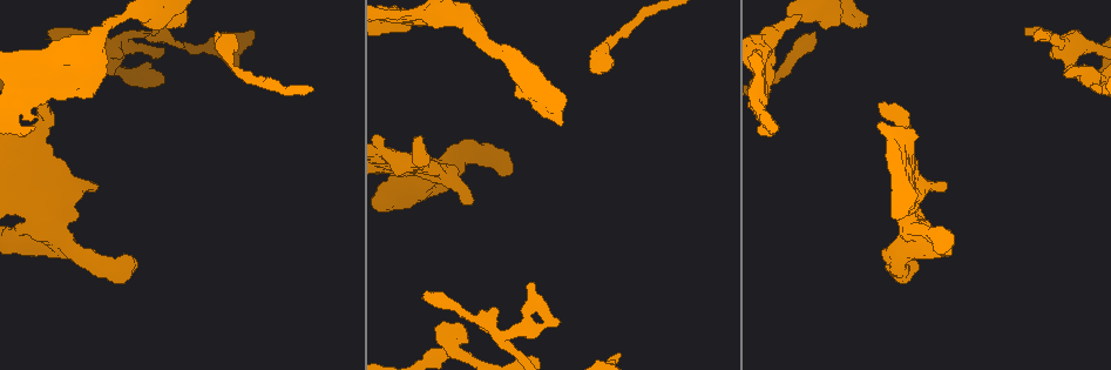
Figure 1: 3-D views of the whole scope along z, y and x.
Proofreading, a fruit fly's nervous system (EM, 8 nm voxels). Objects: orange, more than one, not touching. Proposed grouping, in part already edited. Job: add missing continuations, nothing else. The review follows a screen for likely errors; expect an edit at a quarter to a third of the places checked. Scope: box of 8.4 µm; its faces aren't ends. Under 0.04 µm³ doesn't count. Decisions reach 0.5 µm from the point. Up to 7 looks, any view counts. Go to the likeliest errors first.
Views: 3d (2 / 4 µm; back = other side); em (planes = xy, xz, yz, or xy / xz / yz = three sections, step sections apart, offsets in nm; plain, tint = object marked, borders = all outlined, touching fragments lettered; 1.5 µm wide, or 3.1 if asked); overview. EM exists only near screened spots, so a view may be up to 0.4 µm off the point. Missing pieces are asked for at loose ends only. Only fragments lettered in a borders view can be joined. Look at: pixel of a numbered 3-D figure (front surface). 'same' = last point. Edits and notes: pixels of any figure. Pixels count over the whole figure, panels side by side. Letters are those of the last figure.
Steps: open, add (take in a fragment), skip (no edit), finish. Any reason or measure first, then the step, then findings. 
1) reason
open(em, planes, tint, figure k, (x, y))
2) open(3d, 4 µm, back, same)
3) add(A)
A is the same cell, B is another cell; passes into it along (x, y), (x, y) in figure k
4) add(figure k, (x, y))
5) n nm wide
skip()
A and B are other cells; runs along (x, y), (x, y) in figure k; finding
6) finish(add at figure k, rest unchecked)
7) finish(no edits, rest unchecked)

free end
open(em, yz, step 8, tint, figure 1, (867, 23))

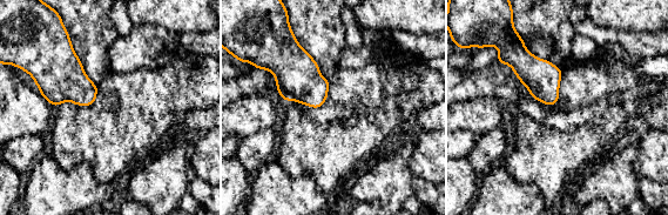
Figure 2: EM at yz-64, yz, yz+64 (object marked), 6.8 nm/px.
open(em, planes, borders, same)

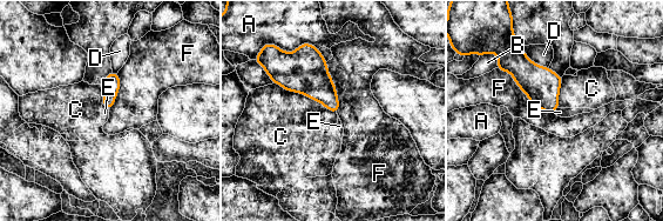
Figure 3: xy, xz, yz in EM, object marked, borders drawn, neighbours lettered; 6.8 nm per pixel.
skip()
A, B, C, D, E and F are other cells; border along (274, 81), (336, 113) in figure 3; no lettered fragment goes on from it

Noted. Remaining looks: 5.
branch stops here
open(em, planes, borders, figure 1, (881, 104))

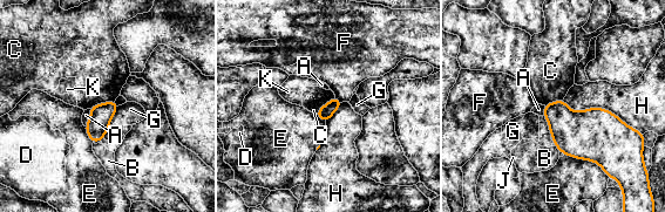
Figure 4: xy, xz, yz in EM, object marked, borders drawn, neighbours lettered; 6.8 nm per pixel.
skip()
A, B, C, D, E, F, G, H, J and K are other cells; no lettered fragment goes on from it

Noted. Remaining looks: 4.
free end
open(3d, 4 µm, back, figure 1, (469, 200))

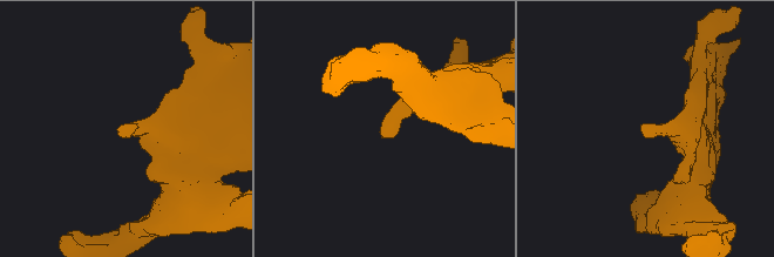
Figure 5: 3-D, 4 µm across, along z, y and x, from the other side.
now the EM
open(em, planes, borders, figure 5, (384, 132))

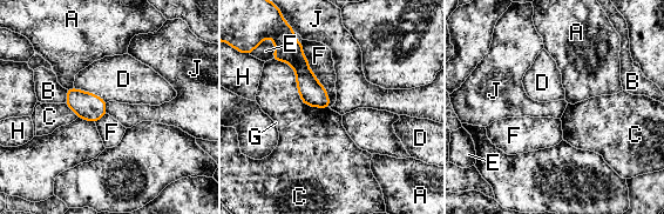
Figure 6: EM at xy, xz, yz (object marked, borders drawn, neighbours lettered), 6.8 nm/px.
skip()
A, B, C, D, E, F, G, H and J are other cells; runs along (290, 35), (307, 86), (326, 105) in figure 6; no lettered fragment goes on from it

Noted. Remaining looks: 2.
finish(no edits, rest unchecked)

